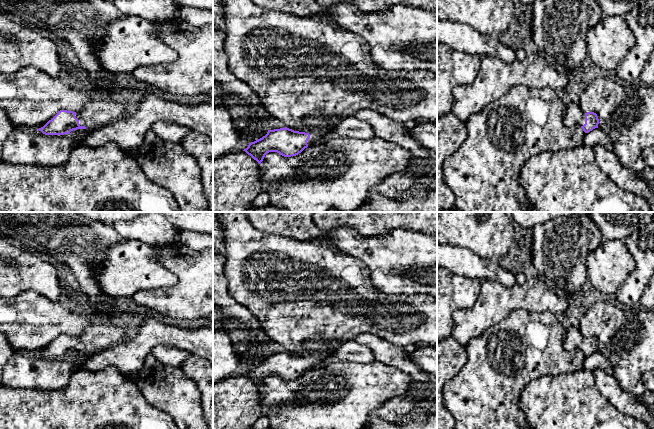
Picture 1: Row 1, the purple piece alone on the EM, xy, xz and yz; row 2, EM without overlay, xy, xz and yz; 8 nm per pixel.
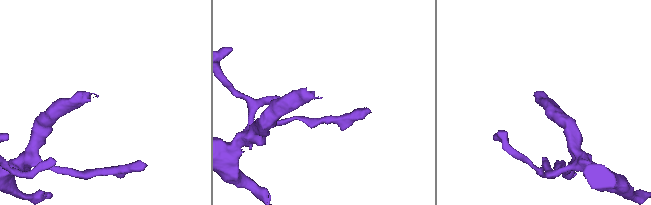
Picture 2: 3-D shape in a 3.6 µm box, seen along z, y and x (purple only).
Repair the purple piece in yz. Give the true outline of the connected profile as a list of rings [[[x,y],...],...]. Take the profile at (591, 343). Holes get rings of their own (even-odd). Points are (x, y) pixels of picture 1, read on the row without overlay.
[[[572,308],[568,313],[571,324],[568,328],[565,328],[563,332],[563,343],[565,349],[568,351],[578,349],[583,353],[585,357],[588,357],[595,352],[598,352],[599,343],[597,338],[594,336],[585,337],[581,333],[576,320],[571,314],[571,311]]]

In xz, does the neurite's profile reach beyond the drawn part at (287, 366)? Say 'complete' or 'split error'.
split error

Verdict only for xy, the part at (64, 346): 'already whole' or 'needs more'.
needs more

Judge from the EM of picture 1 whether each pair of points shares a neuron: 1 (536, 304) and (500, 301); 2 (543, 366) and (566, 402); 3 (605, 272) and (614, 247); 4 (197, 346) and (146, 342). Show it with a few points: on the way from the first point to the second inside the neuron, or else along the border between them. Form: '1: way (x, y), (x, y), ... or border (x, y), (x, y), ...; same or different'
1: way (527, 301), (509, 301); same
2: border (572, 372), (541, 376), (527, 385); different
3: way (608, 266), (614, 253); same
4: way (184, 338), (159, 338); same

